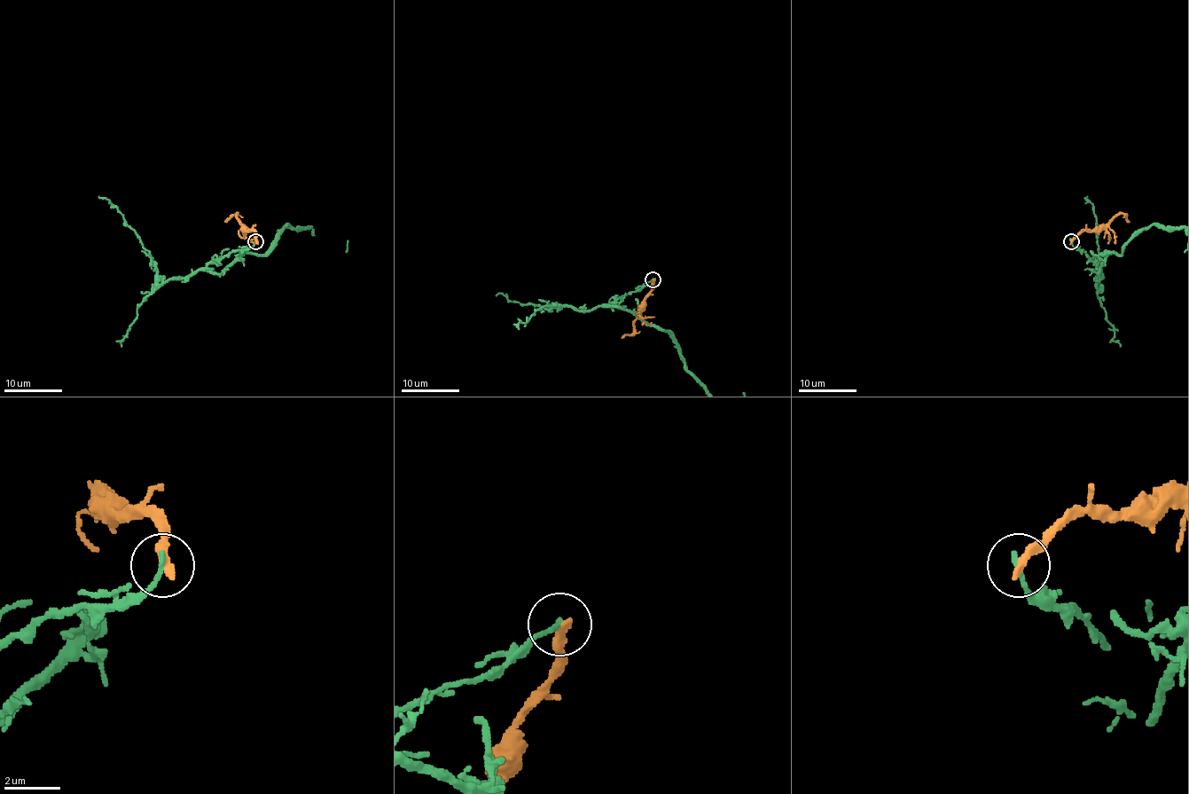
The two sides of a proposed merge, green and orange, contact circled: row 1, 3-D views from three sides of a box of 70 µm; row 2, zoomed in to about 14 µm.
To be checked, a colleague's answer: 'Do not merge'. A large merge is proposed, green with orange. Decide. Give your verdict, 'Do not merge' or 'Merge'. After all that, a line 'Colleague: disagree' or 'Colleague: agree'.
Do not merge
Colleague: agree

